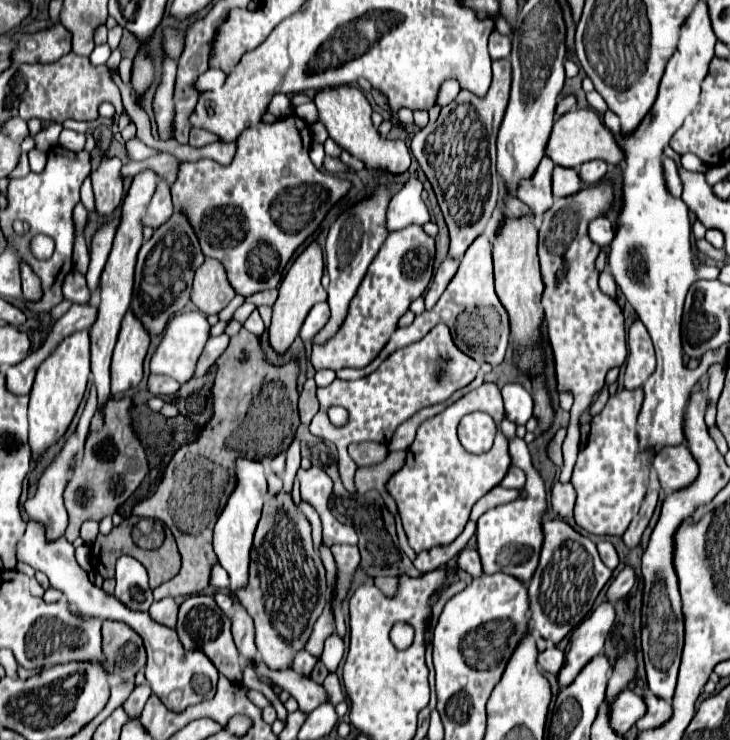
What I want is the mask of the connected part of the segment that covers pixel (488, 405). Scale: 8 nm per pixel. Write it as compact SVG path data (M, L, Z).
M483 383L479 389L467 393L443 413L421 425L415 443L409 447L407 465L385 483L387 493L397 503L409 543L415 543L415 539L455 539L463 531L477 499L499 485L509 471L511 455L505 435L497 433L493 449L483 455L473 455L459 443L457 425L463 415L473 411L488 412L497 424L501 422L505 416L504 403L495 383Z

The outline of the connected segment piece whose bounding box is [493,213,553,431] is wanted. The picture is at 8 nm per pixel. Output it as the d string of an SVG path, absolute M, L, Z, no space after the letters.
M533 213L525 217L509 217L505 219L505 227L497 231L493 237L493 267L495 267L495 291L505 305L509 319L511 319L511 341L517 345L517 365L533 375L533 399L535 399L535 417L541 423L541 429L545 431L551 425L553 409L547 395L547 389L543 387L541 379L541 367L543 357L541 351L535 347L539 339L539 325L541 325L541 293L543 293L543 281L539 273L539 259L537 259L537 225Z

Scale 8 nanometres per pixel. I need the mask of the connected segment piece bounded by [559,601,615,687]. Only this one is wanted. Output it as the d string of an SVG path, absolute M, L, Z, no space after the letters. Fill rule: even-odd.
M603 601L577 629L573 629L569 637L569 645L565 649L565 665L559 673L559 685L569 685L577 673L603 651L607 635L615 623L615 605Z

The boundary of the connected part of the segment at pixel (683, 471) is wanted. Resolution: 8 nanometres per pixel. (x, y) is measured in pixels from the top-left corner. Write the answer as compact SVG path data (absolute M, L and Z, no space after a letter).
M687 445L659 449L653 459L653 467L659 475L659 483L663 491L669 493L677 493L689 487L689 483L697 479L697 471L699 471L697 461L693 459Z

